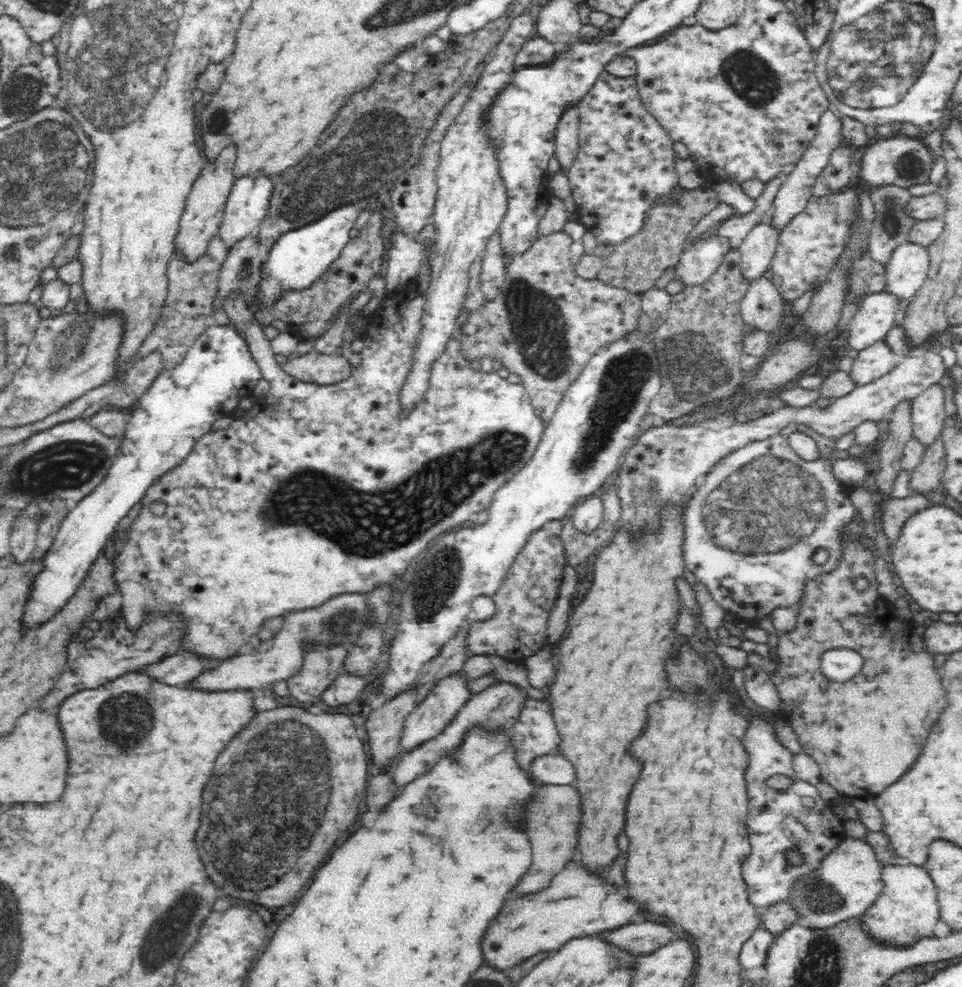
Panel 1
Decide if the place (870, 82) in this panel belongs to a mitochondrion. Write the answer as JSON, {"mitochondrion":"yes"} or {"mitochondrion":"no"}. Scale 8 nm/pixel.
{"mitochondrion":"yes"}

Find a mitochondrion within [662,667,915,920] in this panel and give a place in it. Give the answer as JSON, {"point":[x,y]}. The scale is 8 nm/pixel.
{"point":[819,897]}

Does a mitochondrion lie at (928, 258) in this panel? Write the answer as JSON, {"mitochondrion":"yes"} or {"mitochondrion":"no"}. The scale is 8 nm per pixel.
{"mitochondrion":"no"}

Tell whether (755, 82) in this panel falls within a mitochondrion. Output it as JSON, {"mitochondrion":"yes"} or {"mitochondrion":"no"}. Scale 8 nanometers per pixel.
{"mitochondrion":"yes"}

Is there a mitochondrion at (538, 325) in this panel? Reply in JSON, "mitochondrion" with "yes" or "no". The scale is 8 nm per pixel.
{"mitochondrion":"yes"}

